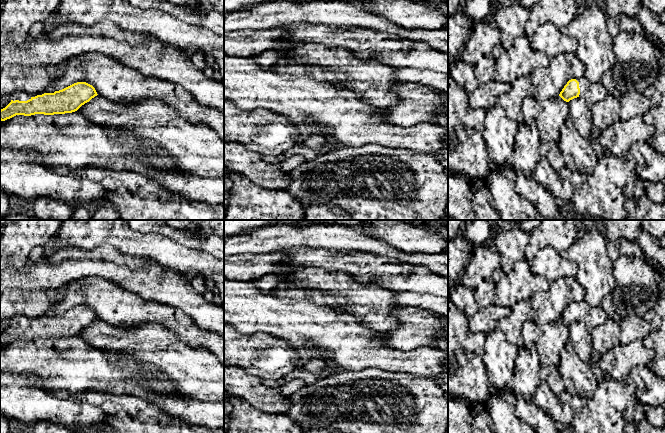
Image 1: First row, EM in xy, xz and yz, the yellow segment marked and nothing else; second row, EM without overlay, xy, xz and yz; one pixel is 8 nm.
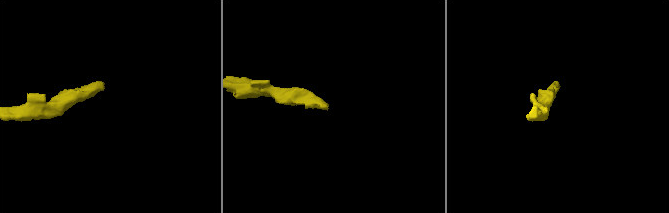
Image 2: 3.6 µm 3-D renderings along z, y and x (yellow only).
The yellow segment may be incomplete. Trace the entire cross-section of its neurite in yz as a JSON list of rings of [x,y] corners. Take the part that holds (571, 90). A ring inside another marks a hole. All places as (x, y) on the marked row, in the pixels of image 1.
[[[585,76],[573,77],[567,82],[559,96],[566,102],[583,97],[590,108],[601,102],[608,94],[608,90],[601,81],[590,82]]]

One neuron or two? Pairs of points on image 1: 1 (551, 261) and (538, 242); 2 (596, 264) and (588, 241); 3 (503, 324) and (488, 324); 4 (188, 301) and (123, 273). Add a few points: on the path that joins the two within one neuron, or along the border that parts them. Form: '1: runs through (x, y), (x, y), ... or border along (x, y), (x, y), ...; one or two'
1: border along (560, 253), (552, 247), (545, 246), (530, 263); two
2: runs through (592, 258), (589, 253), (589, 247); one
3: border along (511, 308), (511, 312), (503, 317), (495, 327); two
4: runs through (172, 289), (155, 282), (139, 280); one

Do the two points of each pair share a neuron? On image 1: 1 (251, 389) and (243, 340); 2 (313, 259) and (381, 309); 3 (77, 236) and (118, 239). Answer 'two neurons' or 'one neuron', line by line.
1: two neurons
2: two neurons
3: one neuron

